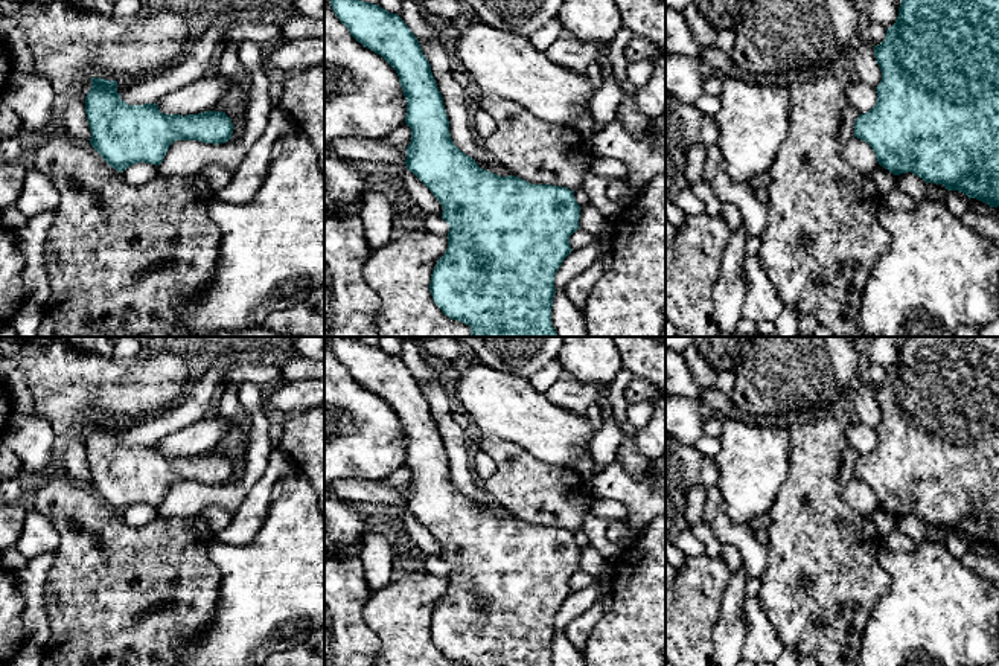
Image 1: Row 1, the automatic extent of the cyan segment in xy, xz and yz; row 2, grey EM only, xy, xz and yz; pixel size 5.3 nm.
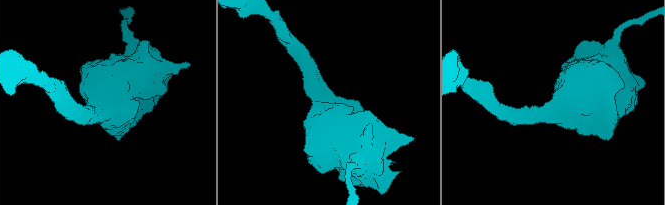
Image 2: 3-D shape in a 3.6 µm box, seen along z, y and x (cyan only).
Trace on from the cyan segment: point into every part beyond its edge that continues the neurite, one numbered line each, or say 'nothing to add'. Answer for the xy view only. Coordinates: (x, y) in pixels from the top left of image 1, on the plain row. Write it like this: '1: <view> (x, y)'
nothing to add

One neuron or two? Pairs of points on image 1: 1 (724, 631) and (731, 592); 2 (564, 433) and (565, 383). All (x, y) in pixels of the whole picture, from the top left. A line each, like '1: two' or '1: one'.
1: one
2: two

